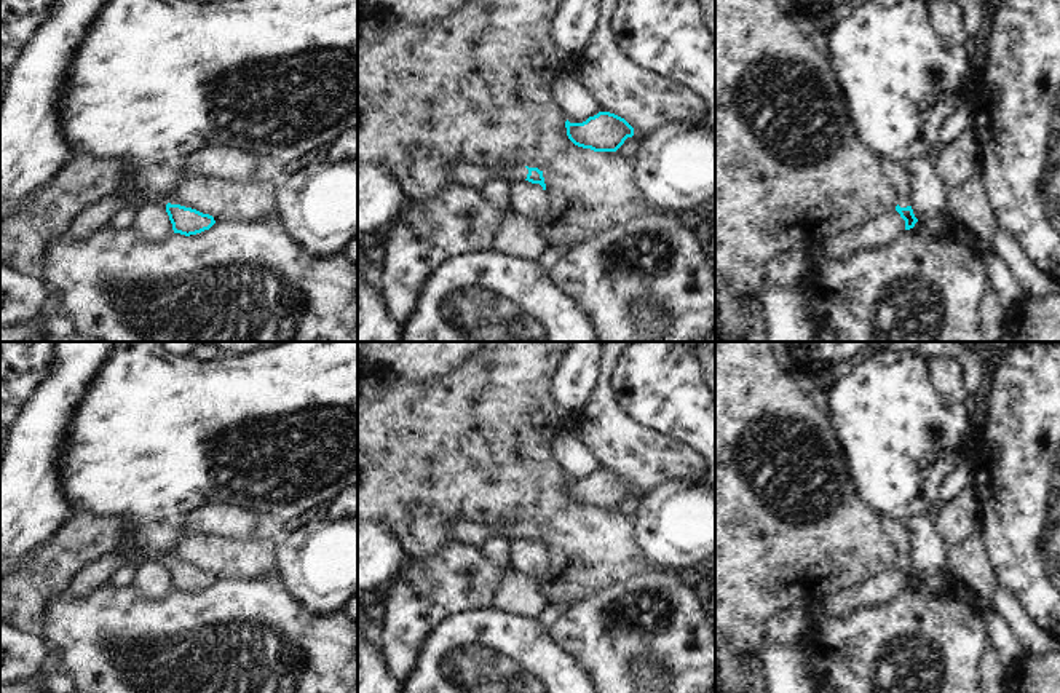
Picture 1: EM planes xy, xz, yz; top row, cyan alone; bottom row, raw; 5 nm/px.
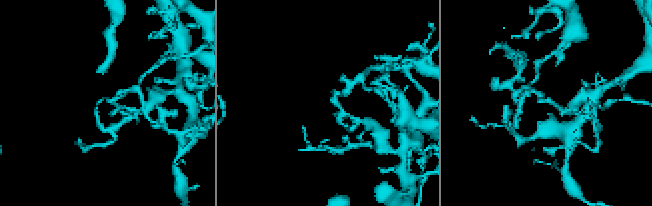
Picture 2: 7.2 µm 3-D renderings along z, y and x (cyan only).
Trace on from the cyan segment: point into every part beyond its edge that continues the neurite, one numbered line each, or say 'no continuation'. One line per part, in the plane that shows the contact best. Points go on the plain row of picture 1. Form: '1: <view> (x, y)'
1: xz (463, 532)

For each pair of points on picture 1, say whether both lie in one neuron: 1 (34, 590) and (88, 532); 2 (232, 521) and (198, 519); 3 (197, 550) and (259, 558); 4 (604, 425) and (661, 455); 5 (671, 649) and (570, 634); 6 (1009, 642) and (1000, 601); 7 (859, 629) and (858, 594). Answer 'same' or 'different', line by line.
1: same
2: same
3: same
4: same
5: same
6: different
7: different

